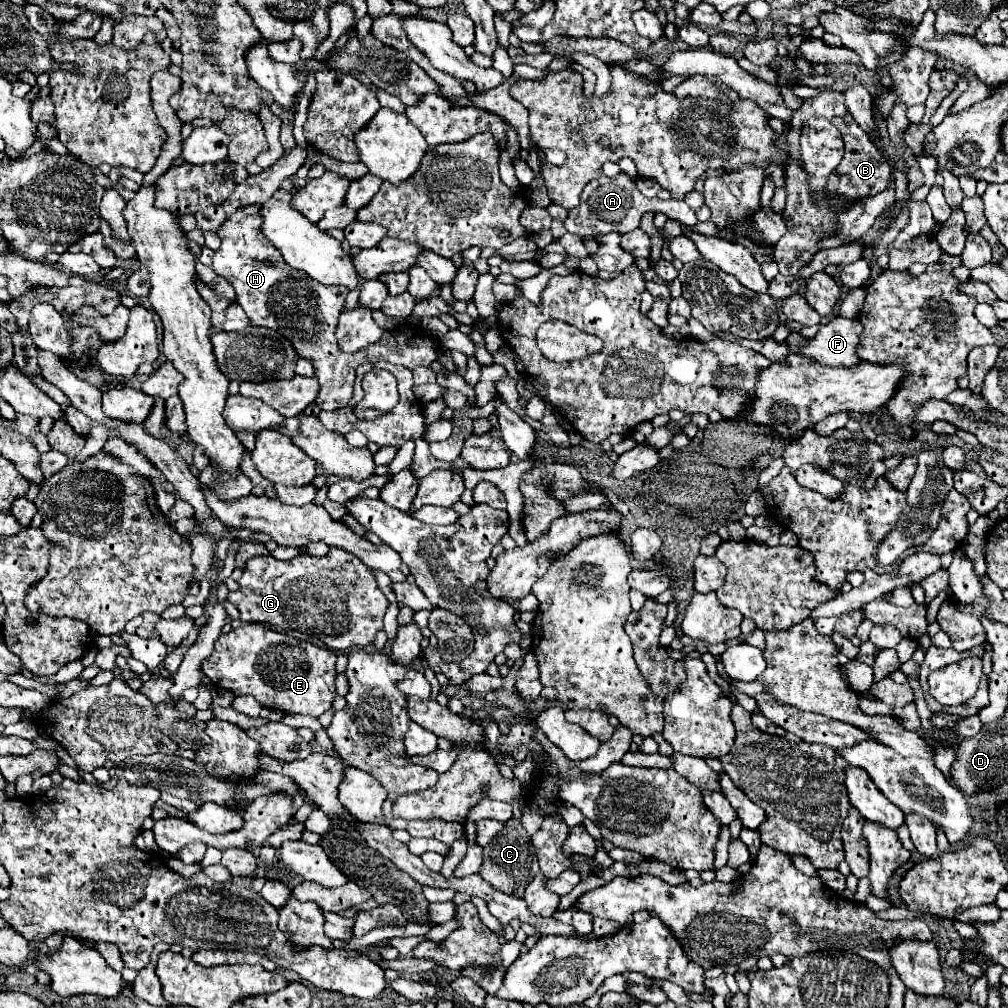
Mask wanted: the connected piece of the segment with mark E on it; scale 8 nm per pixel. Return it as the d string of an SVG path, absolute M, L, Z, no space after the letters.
M242 624L214 642L214 654L202 662L204 674L218 688L232 690L236 696L252 694L260 706L284 714L308 714L318 718L332 708L336 696L336 652L292 638L266 626Z

